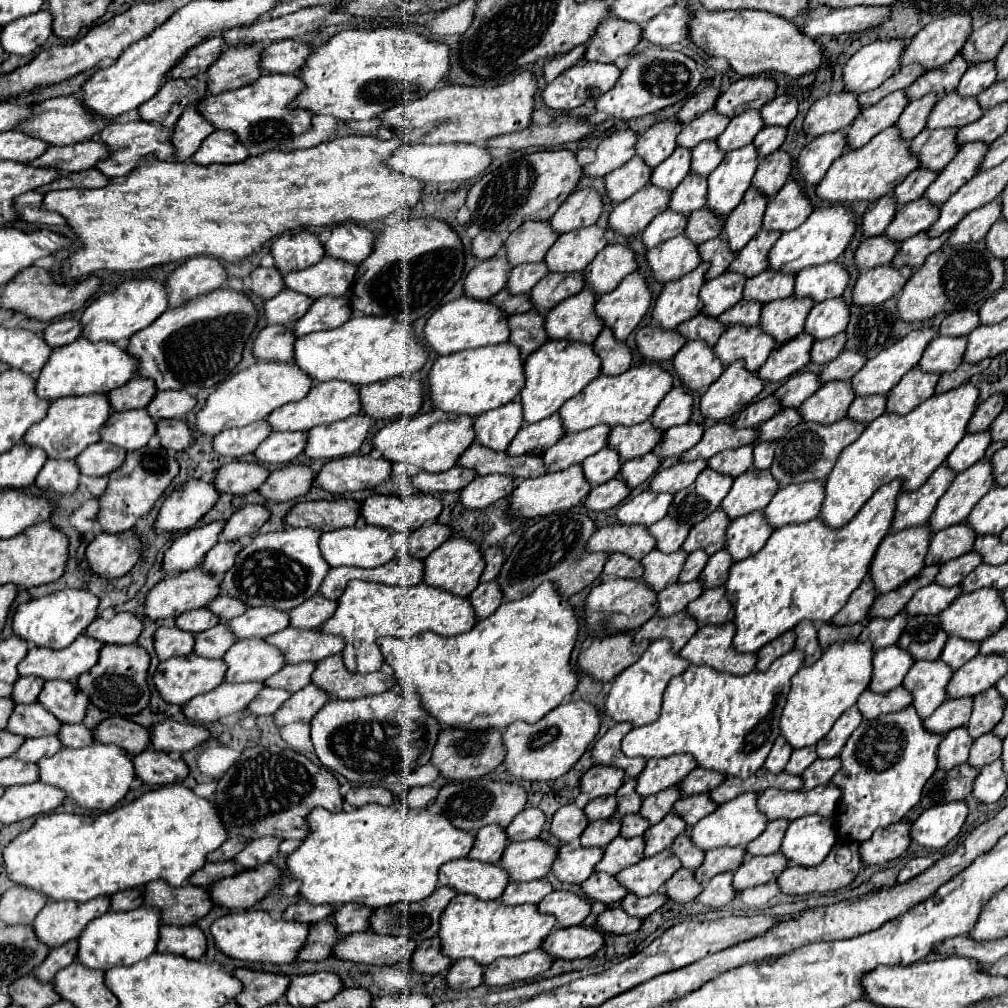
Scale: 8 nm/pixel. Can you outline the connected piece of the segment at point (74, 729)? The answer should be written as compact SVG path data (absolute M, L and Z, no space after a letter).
M81 723L77 725L61 725L59 733L55 733L61 741L63 747L71 747L71 749L77 749L77 747L87 747L91 745L91 731L87 727L83 727Z

